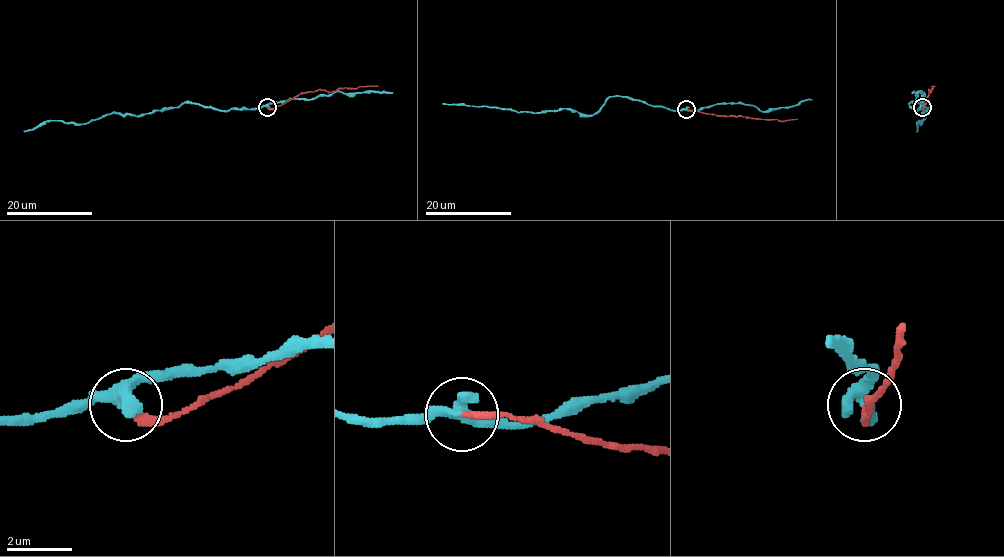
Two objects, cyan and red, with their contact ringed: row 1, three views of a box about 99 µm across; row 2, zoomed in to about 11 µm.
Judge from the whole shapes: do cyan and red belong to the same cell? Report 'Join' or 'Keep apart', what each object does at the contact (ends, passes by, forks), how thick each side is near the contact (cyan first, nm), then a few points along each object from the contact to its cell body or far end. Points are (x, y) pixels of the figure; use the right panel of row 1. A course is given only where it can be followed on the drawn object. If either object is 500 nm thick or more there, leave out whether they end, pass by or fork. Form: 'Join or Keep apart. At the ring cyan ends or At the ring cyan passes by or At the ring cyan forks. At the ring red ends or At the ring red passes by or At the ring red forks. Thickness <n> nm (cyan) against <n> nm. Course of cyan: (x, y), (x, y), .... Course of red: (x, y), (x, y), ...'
Keep apart. At the ring cyan passes by. At the ring red ends. Thickness 380 nm (cyan) against 240 nm. Course of cyan: (923, 107), (914, 110), (909, 104), (919, 103), (928, 108), (916, 131). Course of red: (923, 107), (931, 86)

